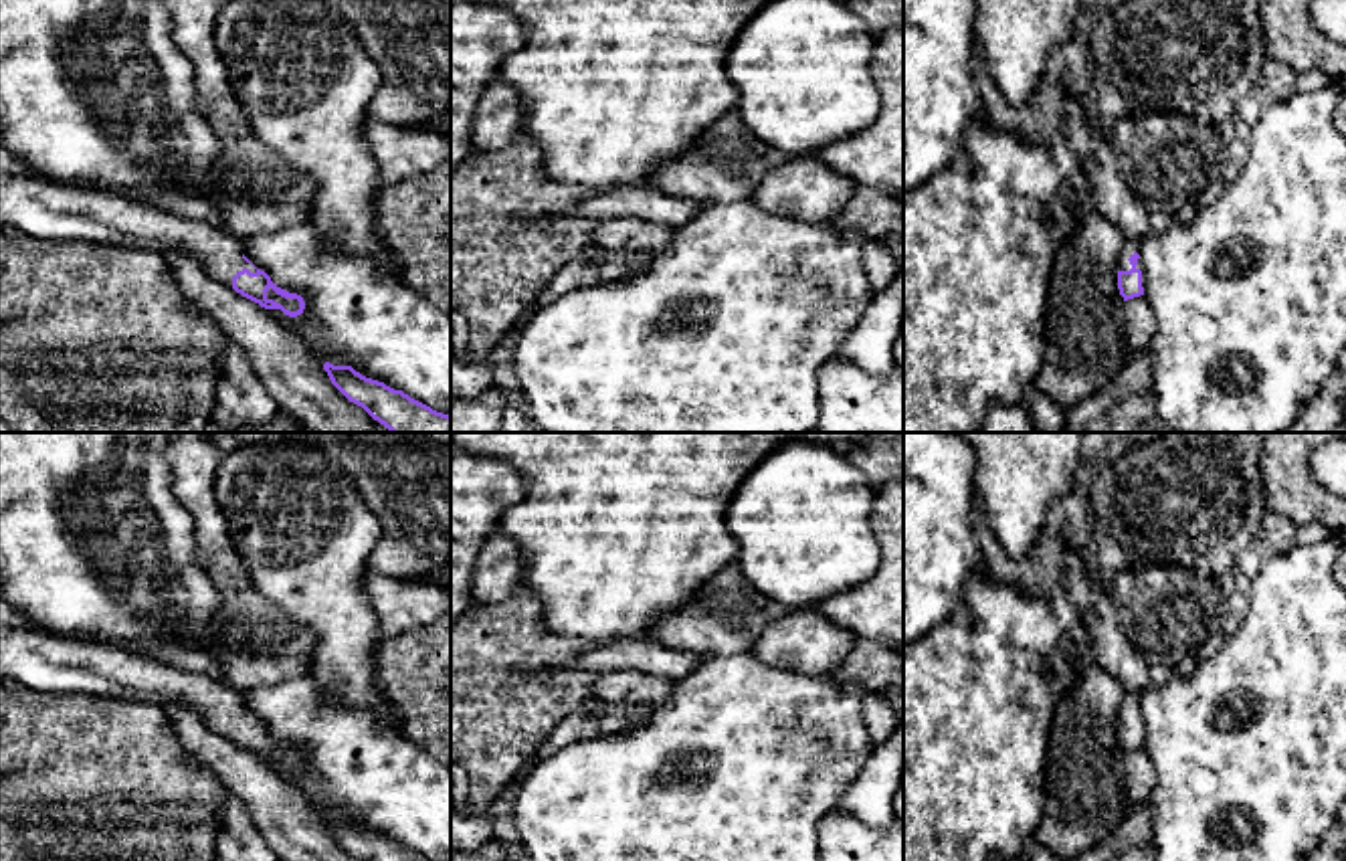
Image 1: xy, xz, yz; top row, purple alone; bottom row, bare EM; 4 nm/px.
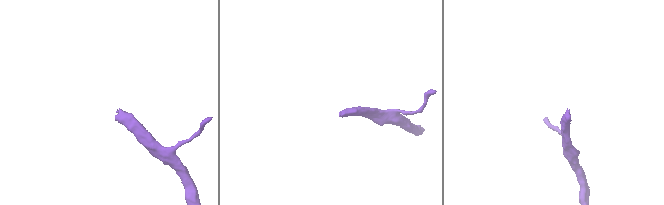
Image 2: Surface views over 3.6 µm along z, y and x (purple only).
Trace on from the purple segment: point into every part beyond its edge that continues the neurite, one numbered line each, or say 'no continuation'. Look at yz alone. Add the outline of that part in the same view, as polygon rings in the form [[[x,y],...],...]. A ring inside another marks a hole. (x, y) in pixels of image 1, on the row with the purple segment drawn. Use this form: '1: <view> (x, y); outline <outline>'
1: yz (1130, 247); outline [[[1132,238],[1124,241],[1124,247],[1122,247],[1122,253],[1120,253],[1120,259],[1118,259],[1118,271],[1130,271],[1132,269],[1128,259],[1134,253],[1138,253],[1138,249],[1140,249],[1138,241],[1132,241]]]

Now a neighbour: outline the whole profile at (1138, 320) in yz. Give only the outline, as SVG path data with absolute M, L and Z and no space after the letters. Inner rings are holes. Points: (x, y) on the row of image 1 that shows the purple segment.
M1144 295L1124 301L1124 348L1126 360L1148 348L1156 329L1154 313Z

